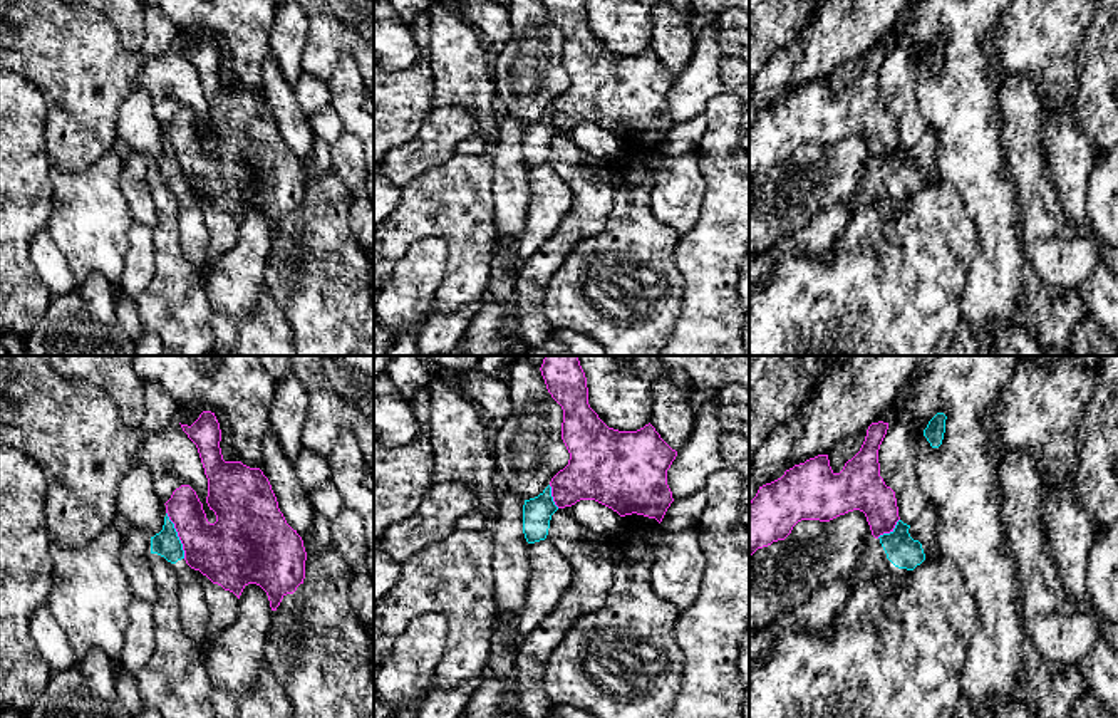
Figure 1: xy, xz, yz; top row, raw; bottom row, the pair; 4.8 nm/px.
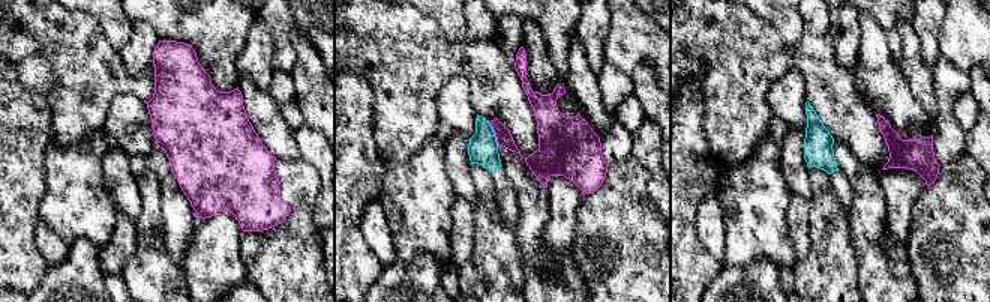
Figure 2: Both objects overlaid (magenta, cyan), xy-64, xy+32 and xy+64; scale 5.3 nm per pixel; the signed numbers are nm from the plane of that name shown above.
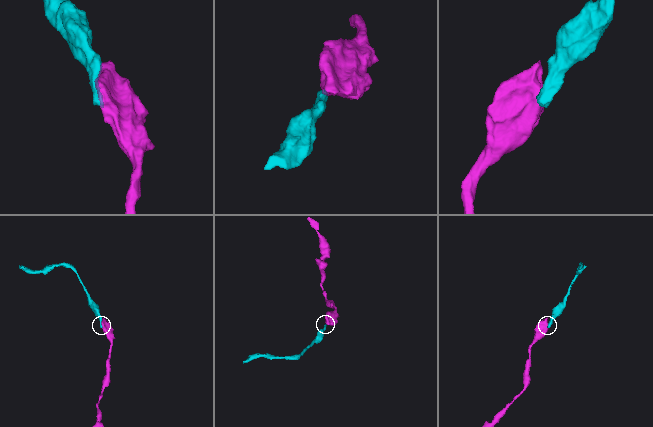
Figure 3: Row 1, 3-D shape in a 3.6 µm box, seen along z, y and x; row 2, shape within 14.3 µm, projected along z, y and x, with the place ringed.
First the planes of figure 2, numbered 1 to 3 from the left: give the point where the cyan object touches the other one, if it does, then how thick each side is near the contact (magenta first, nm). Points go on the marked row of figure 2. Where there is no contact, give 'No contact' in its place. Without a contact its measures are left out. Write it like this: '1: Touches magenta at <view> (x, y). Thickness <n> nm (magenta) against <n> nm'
1: No contact
2: Touches magenta at xy+32 (495, 134). Thickness 80 nm (magenta) against 160 nm
3: No contact

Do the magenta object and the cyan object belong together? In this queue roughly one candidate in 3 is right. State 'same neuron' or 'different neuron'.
different neuron

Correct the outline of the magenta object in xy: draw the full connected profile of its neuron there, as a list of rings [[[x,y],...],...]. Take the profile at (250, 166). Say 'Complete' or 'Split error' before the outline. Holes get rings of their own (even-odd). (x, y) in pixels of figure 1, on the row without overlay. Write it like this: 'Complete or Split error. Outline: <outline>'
Complete. Outline: [[[203,35],[191,50],[181,52],[198,72],[208,102],[206,127],[216,139],[216,146],[210,148],[203,127],[189,109],[176,112],[164,127],[183,168],[186,188],[238,223],[248,208],[260,210],[268,220],[272,235],[277,235],[282,223],[303,208],[307,176],[302,161],[287,148],[260,92],[223,84],[221,54],[215,37]]]

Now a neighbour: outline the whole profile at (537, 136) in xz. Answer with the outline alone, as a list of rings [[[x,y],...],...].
[[[548,109],[538,121],[525,124],[523,129],[523,158],[528,168],[545,164],[550,153],[551,139],[558,134]]]

